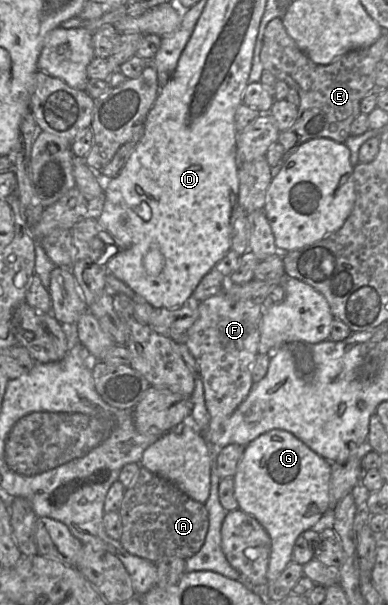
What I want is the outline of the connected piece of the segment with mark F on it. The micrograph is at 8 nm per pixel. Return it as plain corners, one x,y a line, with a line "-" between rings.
223,292
197,303
198,317
187,332
186,345
198,364
203,381
211,430
220,430
220,425
246,399
254,385
252,366
259,353
264,307
250,301
233,300

